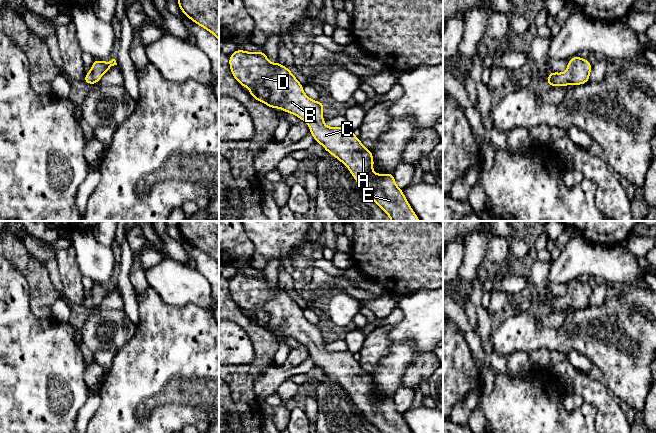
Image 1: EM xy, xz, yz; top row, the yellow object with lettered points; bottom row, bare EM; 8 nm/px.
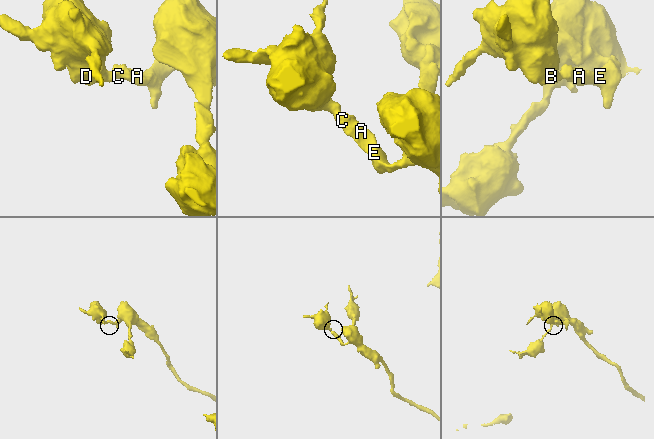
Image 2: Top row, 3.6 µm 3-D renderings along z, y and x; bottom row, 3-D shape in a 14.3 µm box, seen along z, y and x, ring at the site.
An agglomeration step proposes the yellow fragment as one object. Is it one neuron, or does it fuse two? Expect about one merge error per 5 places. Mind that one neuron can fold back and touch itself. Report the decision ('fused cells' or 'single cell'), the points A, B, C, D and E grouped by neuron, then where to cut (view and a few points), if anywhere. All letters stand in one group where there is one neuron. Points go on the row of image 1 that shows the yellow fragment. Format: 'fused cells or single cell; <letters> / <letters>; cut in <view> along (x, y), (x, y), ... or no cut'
single cell; A B C D E; no cut

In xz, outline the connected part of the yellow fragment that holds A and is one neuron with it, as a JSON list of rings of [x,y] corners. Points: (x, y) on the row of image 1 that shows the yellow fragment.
[[[239,48],[229,56],[229,66],[236,81],[250,90],[251,97],[272,109],[280,108],[308,123],[309,131],[315,142],[320,143],[329,154],[348,168],[357,184],[390,217],[391,221],[420,221],[403,194],[402,188],[396,185],[393,173],[379,175],[372,172],[373,153],[362,145],[349,126],[327,127],[324,124],[323,106],[325,102],[310,99],[304,93],[303,85],[290,69],[281,65],[279,61],[269,62],[265,51],[246,52]]]

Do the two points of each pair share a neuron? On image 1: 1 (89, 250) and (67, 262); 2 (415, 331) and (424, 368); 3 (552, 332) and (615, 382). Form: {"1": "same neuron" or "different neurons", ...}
{"1": "different neurons", "2": "different neurons", "3": "same neuron"}

